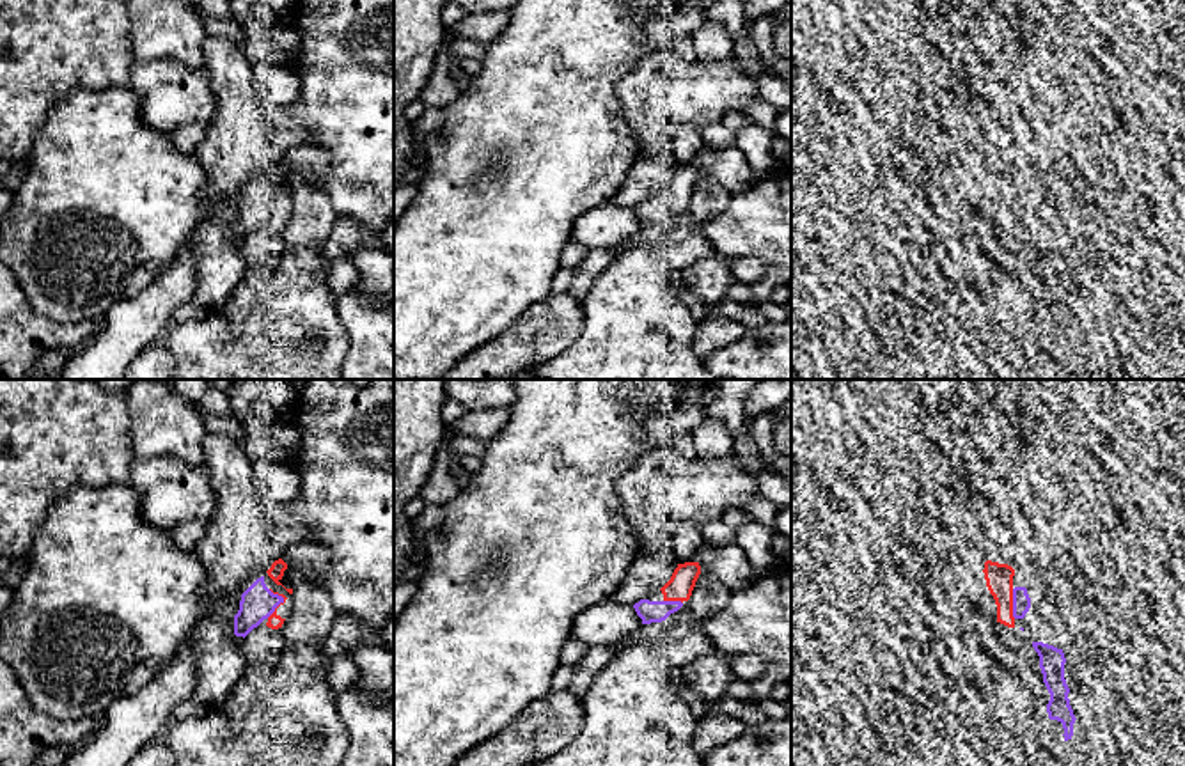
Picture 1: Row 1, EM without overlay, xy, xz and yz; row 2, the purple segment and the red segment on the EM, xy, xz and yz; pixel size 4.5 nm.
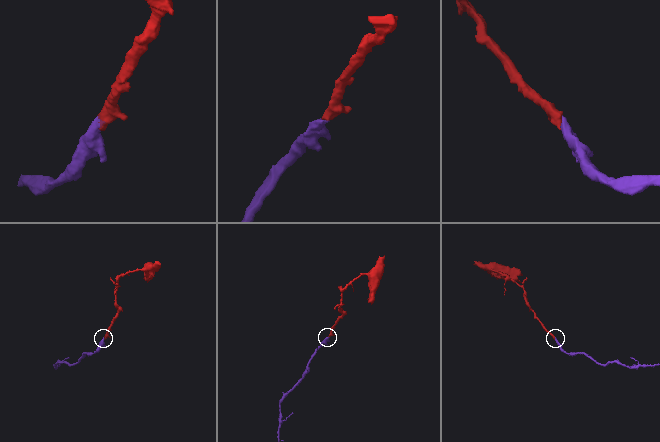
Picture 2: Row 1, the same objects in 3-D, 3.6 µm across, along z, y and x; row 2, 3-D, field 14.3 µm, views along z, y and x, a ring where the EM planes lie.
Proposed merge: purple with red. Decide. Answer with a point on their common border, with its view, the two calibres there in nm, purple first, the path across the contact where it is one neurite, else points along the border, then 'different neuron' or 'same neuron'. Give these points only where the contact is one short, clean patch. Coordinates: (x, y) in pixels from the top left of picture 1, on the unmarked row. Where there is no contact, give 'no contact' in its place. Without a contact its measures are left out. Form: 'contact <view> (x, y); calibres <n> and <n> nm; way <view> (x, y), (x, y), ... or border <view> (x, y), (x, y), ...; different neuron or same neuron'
contact xy (282, 204); calibres 160 and 70 nm; same neuron

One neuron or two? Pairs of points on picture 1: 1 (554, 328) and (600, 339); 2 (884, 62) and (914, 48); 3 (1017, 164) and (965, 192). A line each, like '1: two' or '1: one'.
1: two
2: two
3: two

